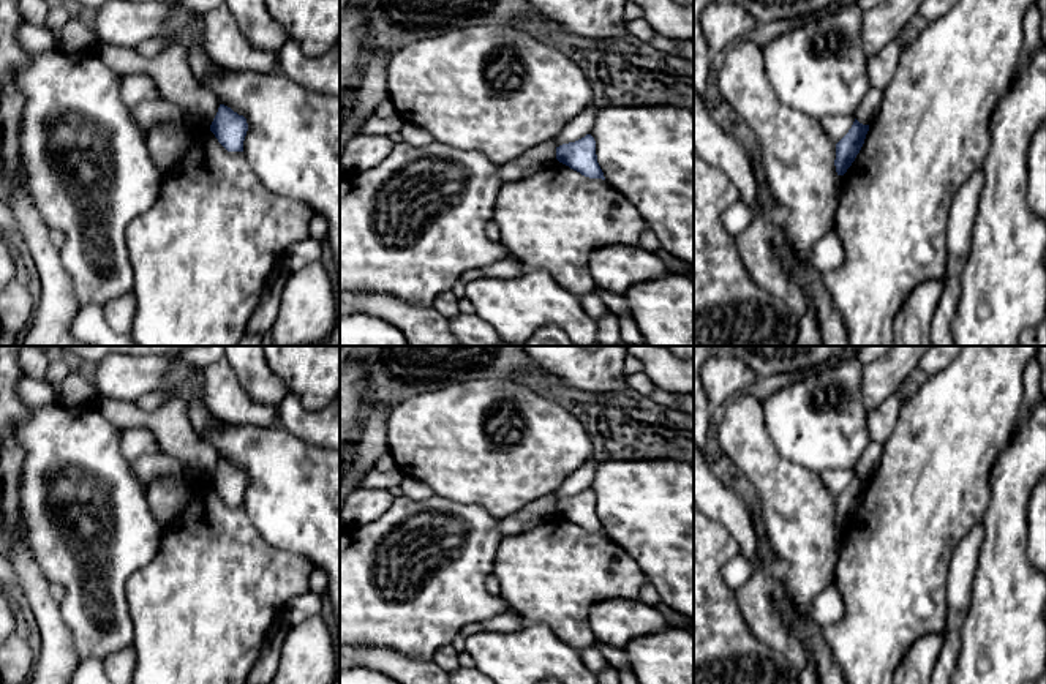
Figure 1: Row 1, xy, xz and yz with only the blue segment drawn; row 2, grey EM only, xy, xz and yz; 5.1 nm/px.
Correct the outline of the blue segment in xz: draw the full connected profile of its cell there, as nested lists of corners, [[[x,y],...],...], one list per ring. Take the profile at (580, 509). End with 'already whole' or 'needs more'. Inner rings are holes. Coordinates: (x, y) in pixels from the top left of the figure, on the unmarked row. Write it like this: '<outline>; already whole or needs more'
[[[591,488],[556,501],[556,513],[585,531],[605,534],[597,517],[596,494]]]; already whole

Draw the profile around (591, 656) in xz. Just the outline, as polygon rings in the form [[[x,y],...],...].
[[[588,646],[578,651],[583,663],[594,671],[596,675],[600,673],[604,668],[608,667],[607,659],[604,654],[594,646]]]

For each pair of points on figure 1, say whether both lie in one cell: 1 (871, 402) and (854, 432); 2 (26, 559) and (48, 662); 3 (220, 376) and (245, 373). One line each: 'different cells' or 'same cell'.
1: different cells
2: same cell
3: different cells

